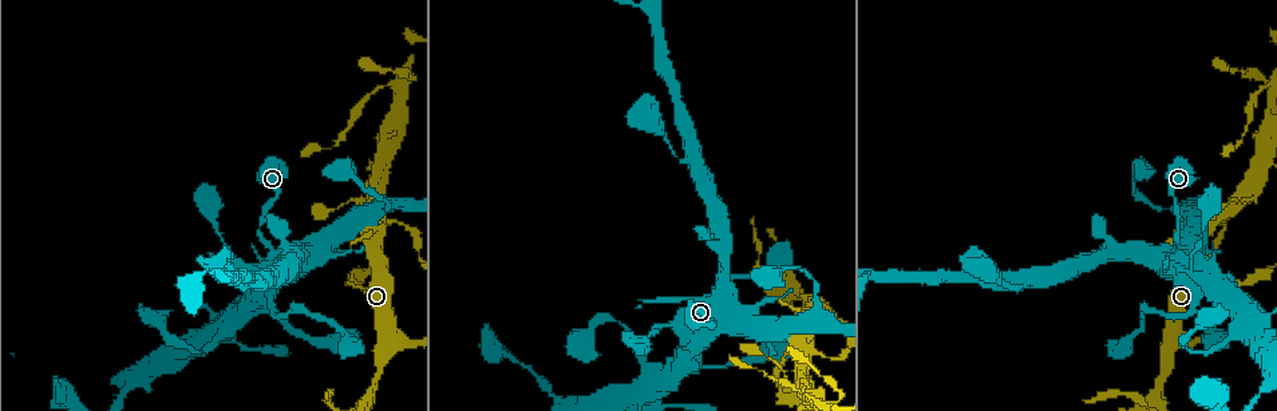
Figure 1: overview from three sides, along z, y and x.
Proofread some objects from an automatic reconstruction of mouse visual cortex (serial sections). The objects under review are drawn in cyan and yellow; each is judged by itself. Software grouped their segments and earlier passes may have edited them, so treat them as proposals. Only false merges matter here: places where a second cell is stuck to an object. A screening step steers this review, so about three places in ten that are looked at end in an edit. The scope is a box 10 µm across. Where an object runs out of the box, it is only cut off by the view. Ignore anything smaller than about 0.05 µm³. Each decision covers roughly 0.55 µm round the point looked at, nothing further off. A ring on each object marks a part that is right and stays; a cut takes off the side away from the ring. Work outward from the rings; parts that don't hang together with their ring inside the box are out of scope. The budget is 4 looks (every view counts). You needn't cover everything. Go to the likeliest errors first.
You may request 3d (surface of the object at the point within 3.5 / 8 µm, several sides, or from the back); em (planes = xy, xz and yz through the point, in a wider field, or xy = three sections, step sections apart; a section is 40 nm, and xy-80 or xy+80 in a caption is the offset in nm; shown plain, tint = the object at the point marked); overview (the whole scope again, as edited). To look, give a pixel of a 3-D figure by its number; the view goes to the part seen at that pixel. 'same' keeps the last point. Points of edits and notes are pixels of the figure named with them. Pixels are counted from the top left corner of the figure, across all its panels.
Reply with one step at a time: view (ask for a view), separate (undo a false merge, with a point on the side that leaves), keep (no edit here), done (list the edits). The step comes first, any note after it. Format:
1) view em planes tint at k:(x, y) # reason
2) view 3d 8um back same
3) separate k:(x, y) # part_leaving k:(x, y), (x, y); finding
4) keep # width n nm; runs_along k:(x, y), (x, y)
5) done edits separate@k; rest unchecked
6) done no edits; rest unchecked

view 3d 8um at 1:(721, 295) # a narrow waist

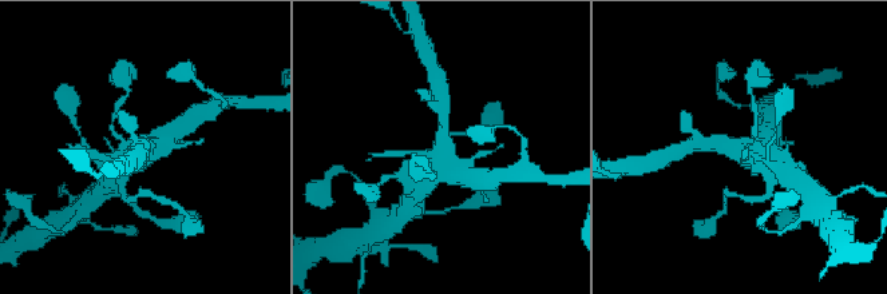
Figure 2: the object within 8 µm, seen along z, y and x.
view em xy step 2 tint same

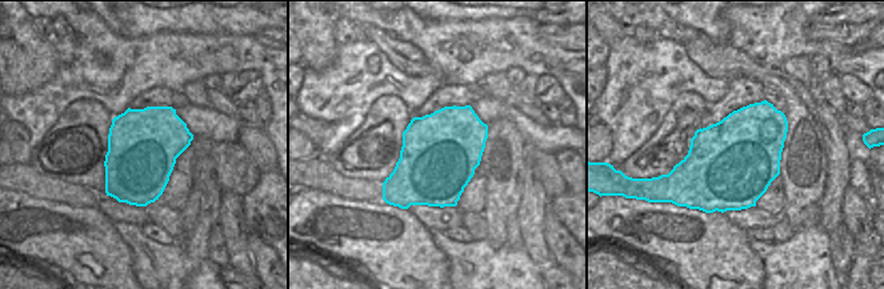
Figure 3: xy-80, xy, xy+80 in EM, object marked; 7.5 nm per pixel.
keep # runs_along 2:(411, 163), (440, 161), (442, 124); all the same cell

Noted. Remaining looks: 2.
view 3d 3.5um at 1:(1171, 338) # three-way junction

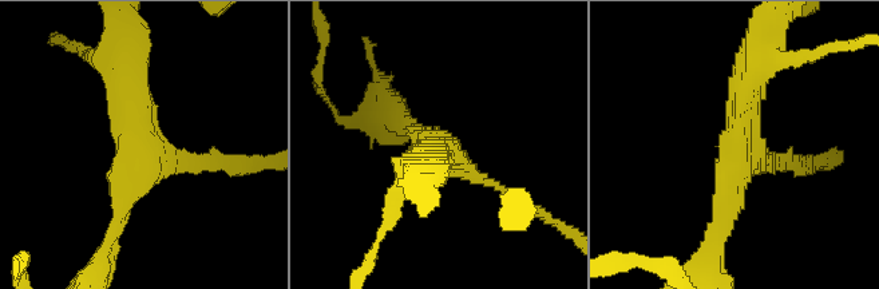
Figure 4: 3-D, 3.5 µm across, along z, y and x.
view em planes tint at 4:(139, 147) # arms 3; arm_widths 150, 250, 400 nm; now the EM

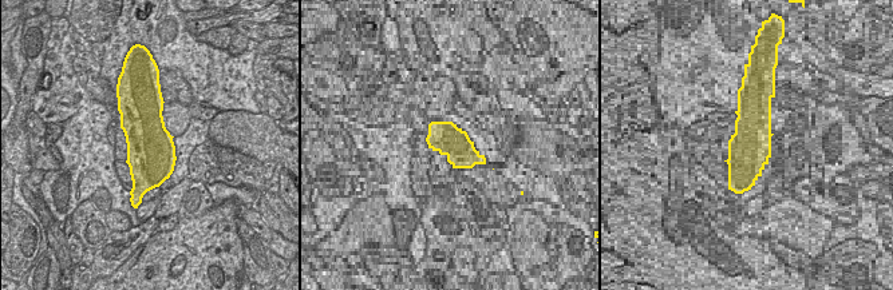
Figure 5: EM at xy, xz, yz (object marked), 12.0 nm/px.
keep # continuous, no second cell

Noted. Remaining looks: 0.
done no edits; rest unchecked

